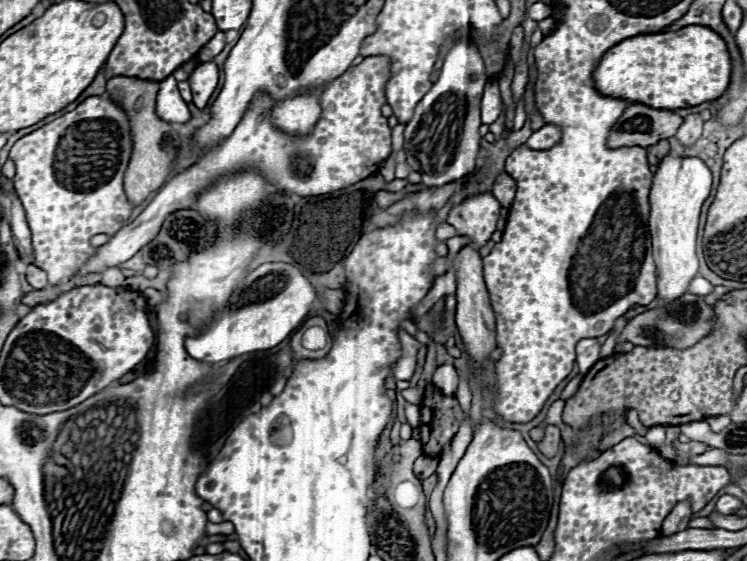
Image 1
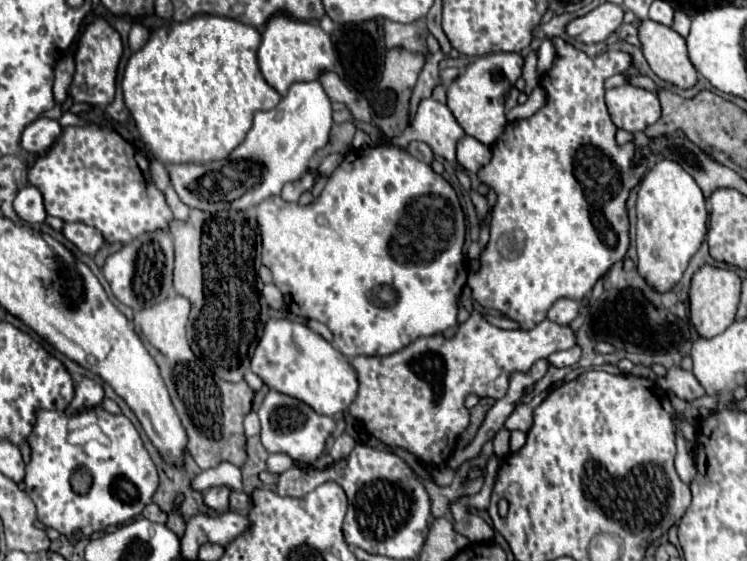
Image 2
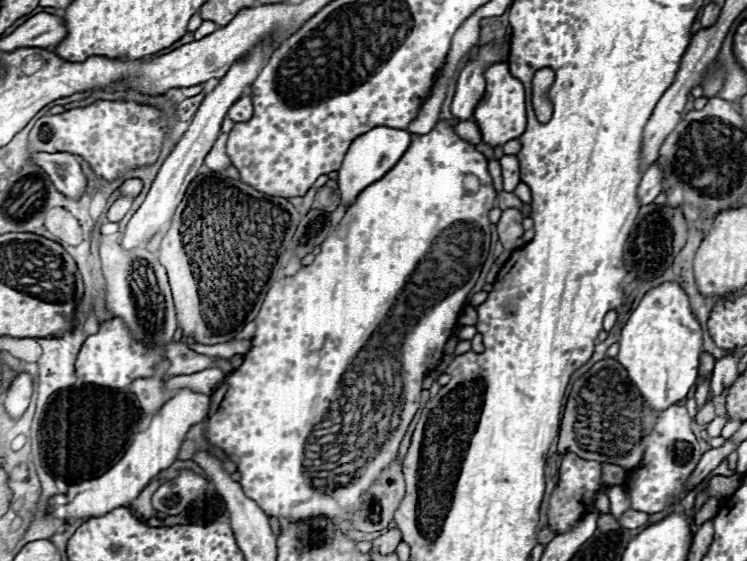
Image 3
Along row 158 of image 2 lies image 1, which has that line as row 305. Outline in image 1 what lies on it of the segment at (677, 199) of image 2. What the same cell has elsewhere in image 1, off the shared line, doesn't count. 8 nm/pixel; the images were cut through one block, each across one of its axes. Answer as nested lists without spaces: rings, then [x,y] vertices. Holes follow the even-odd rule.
[[[666,156],[658,172],[654,174],[650,190],[650,234],[652,234],[652,254],[656,262],[658,278],[658,298],[668,306],[688,294],[690,278],[698,274],[696,258],[696,234],[698,218],[704,200],[710,196],[712,174],[700,158],[672,158]]]

